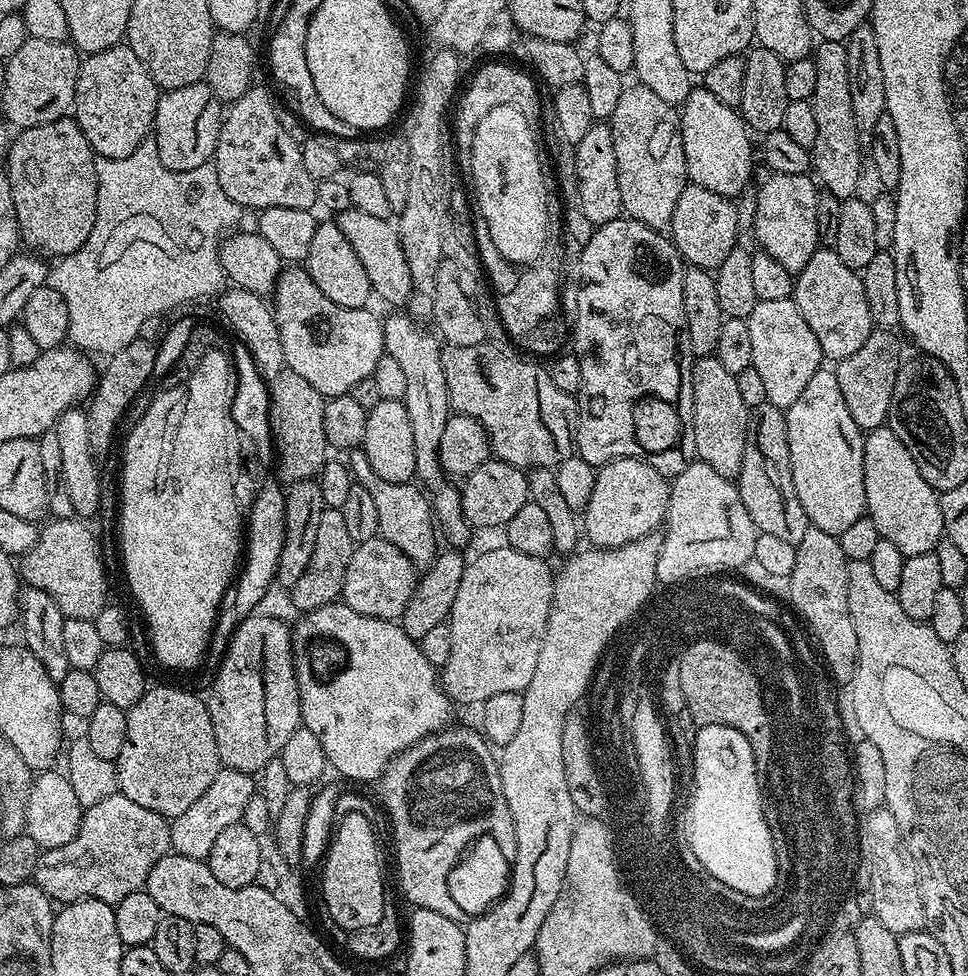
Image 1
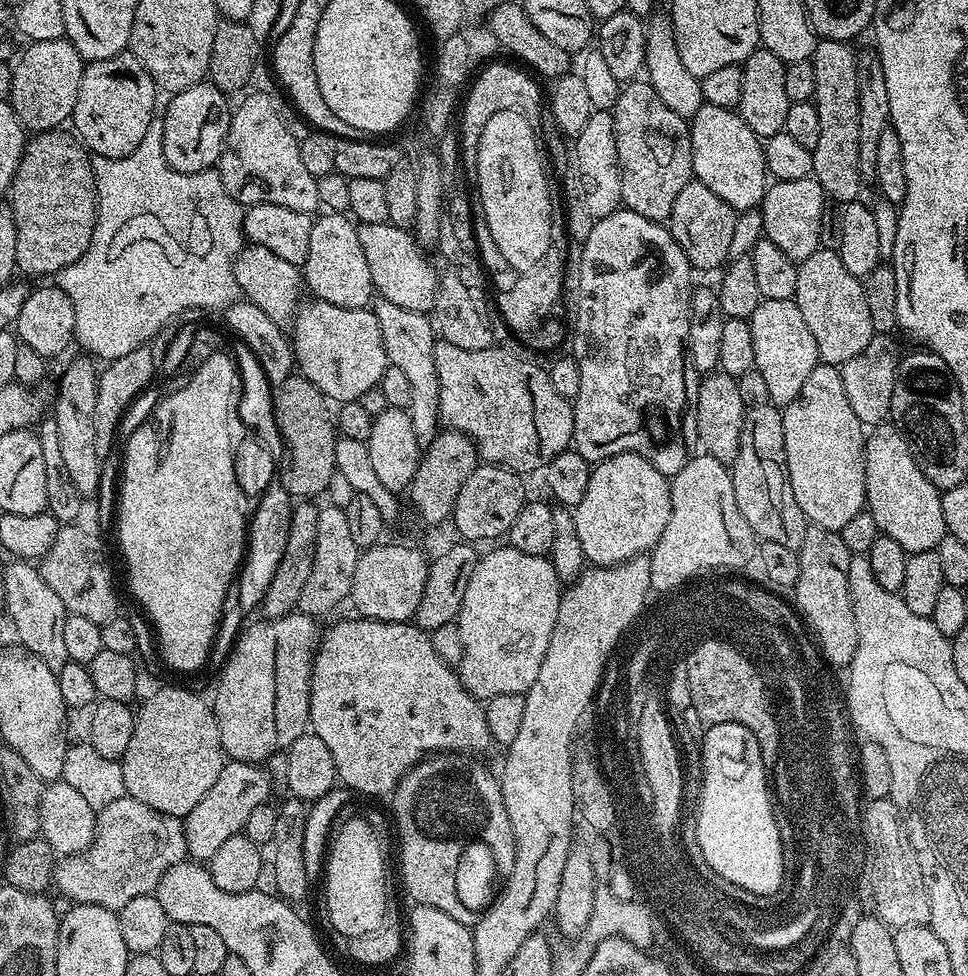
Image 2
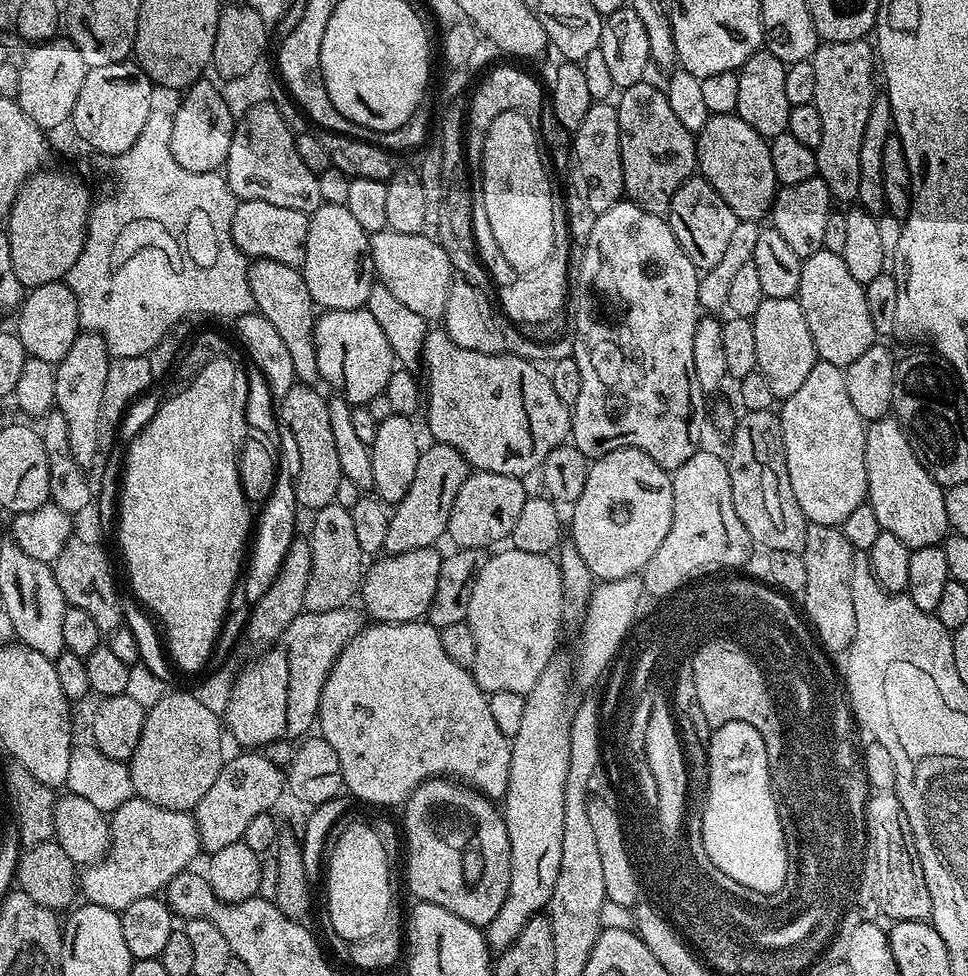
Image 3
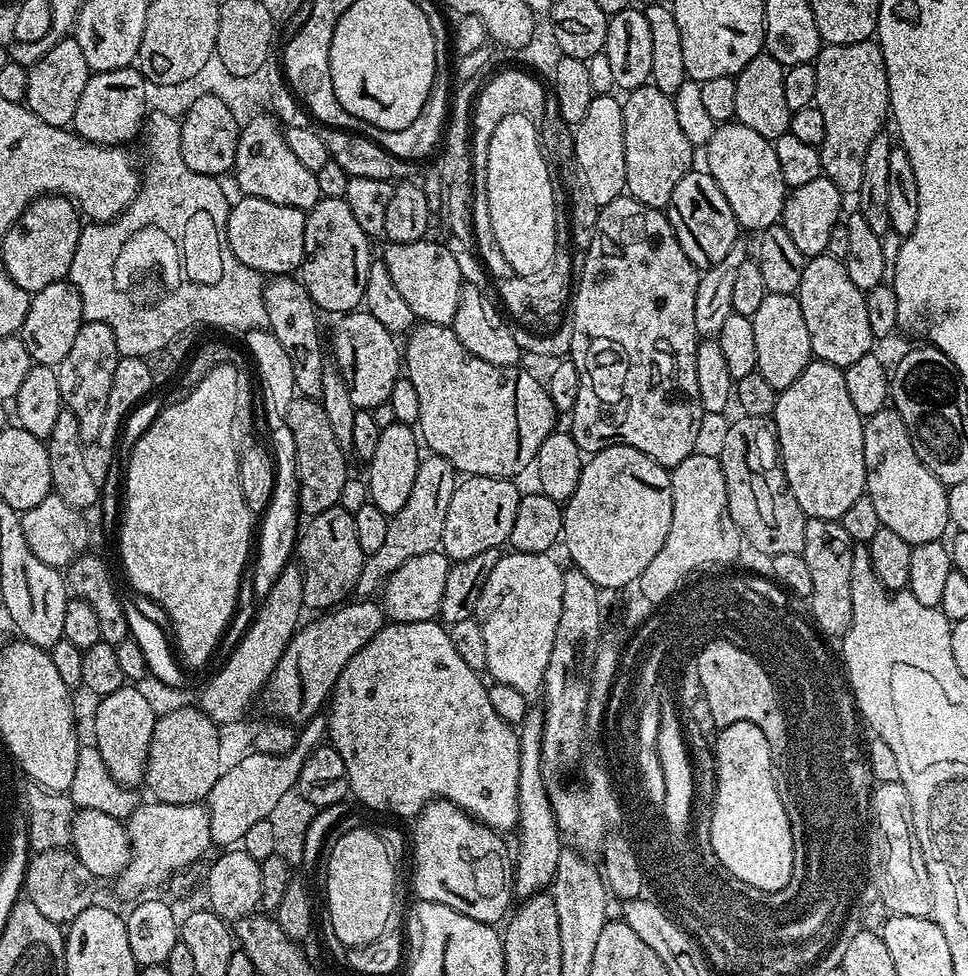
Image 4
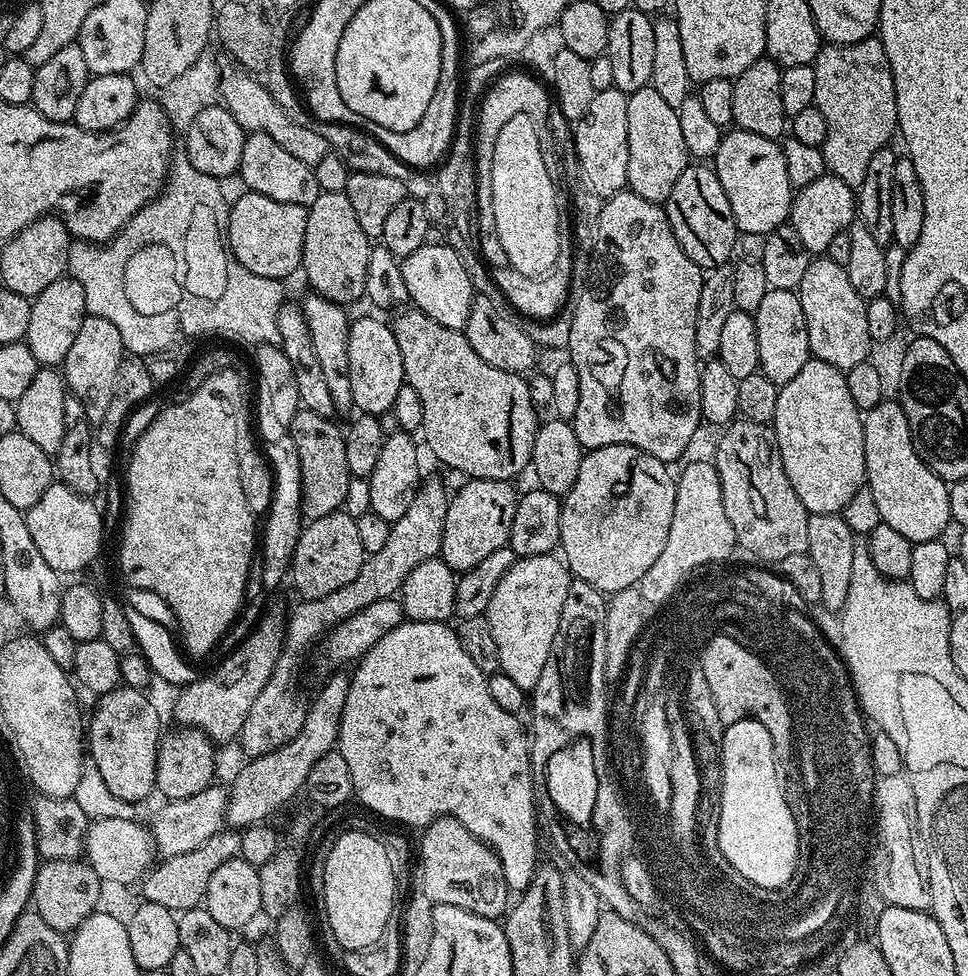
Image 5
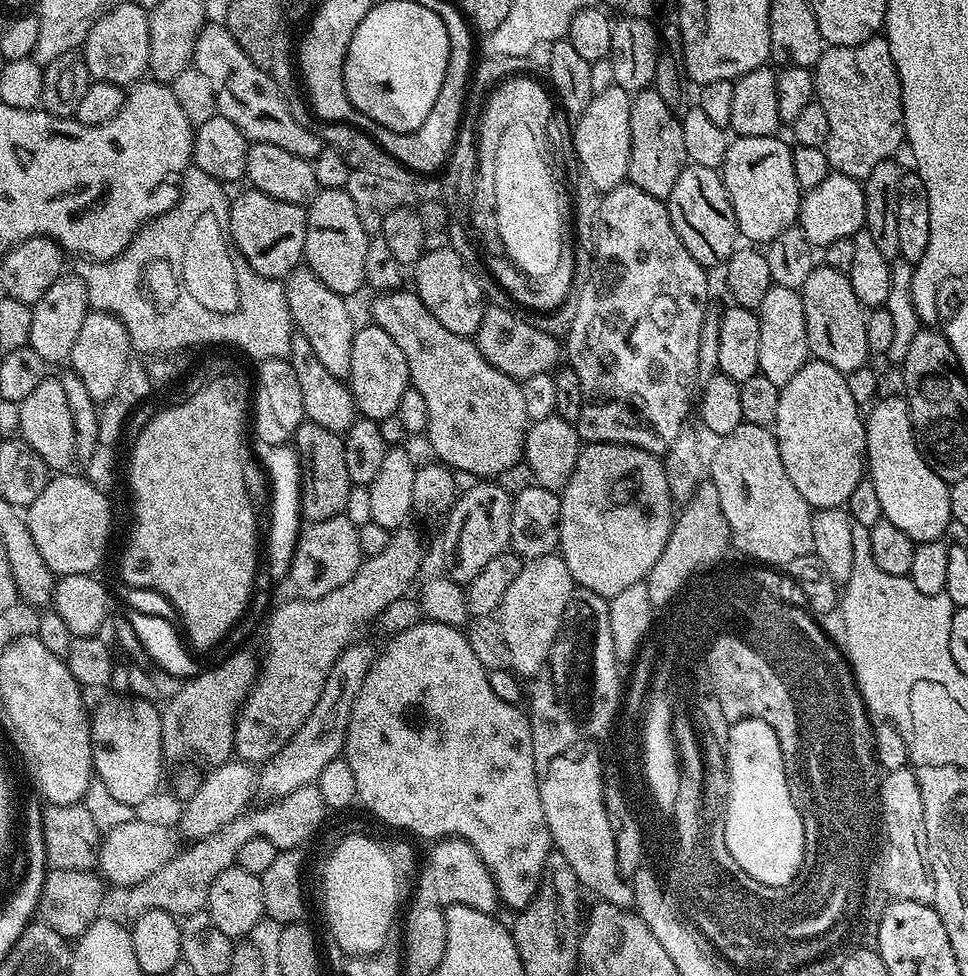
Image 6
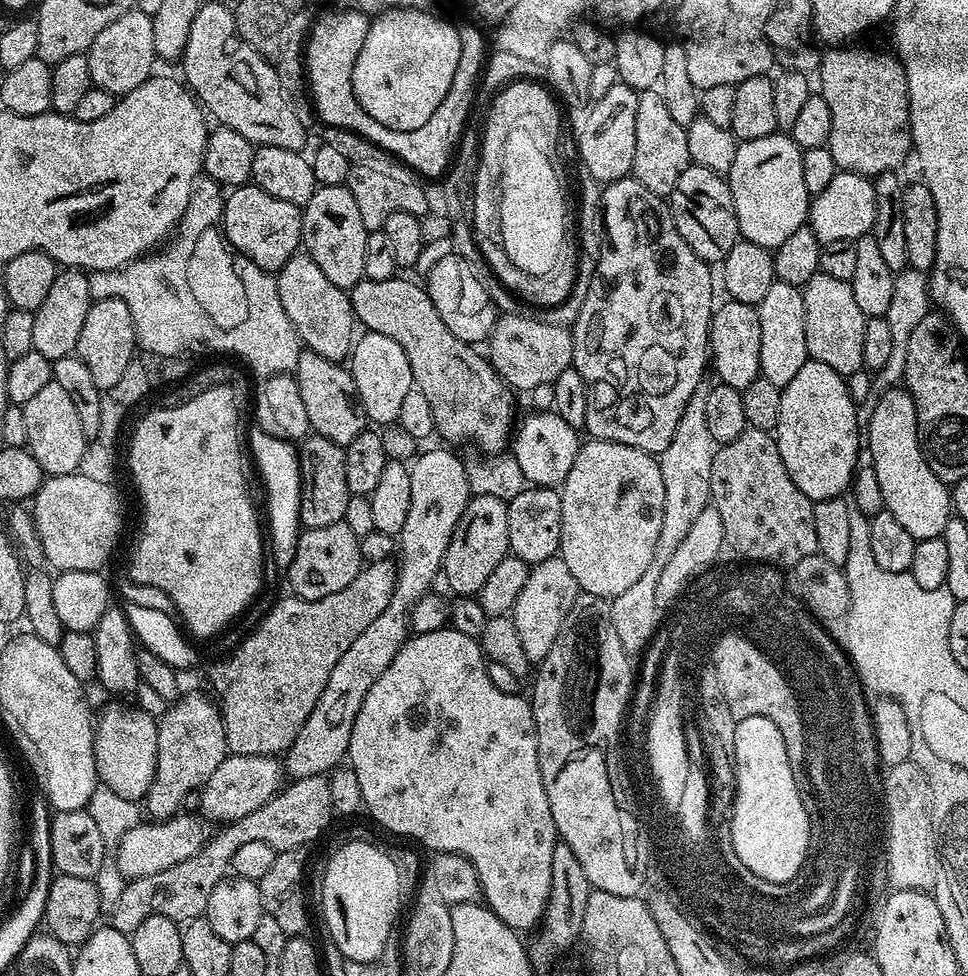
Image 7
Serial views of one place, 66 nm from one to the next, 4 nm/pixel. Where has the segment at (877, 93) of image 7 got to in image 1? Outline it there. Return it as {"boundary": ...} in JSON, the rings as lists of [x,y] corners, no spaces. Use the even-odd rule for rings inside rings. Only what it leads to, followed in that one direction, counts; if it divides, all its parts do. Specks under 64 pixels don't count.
{"boundary":[[[820,40],[814,48],[814,59],[818,70],[814,94],[812,95],[812,109],[814,119],[818,122],[818,134],[814,138],[811,171],[823,191],[834,194],[841,202],[851,200],[860,188],[860,147],[862,141],[858,134],[858,126],[854,118],[854,105],[850,102],[850,70],[846,66],[846,50],[844,44],[838,40]]]}

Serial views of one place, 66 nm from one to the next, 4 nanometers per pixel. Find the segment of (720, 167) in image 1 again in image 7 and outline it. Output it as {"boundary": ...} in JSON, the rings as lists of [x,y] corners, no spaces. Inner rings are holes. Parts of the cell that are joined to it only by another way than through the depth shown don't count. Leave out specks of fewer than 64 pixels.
{"boundary":[[[773,134],[737,143],[734,166],[730,166],[726,179],[743,239],[774,250],[782,246],[794,230],[805,227],[810,197],[802,175],[803,157],[802,149],[788,134]]]}

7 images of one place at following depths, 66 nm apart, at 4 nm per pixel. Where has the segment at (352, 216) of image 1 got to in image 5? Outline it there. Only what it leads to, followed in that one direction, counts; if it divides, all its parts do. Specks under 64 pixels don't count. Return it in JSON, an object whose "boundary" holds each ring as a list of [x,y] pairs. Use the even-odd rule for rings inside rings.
{"boundary":[[[443,242],[418,246],[414,254],[400,260],[400,269],[411,307],[434,318],[434,322],[439,322],[442,326],[462,330],[470,318],[474,291],[459,251],[455,247],[452,249],[449,244],[451,243]]]}

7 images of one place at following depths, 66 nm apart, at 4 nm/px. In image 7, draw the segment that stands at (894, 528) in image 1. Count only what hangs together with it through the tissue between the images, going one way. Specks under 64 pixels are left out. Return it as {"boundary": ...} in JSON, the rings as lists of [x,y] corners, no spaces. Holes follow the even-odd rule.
{"boundary":[[[907,387],[888,388],[880,397],[875,397],[876,405],[872,408],[868,420],[866,416],[866,452],[870,455],[870,463],[874,466],[874,474],[878,474],[878,482],[882,489],[882,498],[887,512],[898,518],[898,523],[905,528],[913,538],[925,540],[935,536],[943,536],[946,522],[952,516],[952,497],[949,485],[944,484],[930,470],[926,458],[920,449],[918,438],[918,418],[914,398],[909,394]]]}

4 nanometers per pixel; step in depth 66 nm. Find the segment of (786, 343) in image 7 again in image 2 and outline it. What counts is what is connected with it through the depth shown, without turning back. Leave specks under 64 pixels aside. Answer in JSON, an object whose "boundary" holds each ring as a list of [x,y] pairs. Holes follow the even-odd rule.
{"boundary":[[[795,299],[761,300],[750,323],[754,334],[754,371],[762,374],[766,381],[769,401],[777,406],[786,406],[798,398],[798,390],[802,390],[810,370],[821,363],[814,334],[810,334]]]}

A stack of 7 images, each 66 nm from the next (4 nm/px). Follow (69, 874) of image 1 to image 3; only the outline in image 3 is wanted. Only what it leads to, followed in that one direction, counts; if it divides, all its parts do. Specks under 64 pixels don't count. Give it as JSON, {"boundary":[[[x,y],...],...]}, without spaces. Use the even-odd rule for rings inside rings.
{"boundary":[[[133,798],[110,813],[108,853],[79,873],[78,888],[87,903],[121,913],[130,902],[138,902],[138,898],[163,893],[169,882],[201,852],[195,815],[162,810],[162,806]]]}

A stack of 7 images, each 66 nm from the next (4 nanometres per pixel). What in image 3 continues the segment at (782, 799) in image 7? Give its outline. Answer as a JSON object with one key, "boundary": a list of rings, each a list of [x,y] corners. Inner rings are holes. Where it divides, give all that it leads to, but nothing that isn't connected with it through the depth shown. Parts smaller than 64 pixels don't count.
{"boundary":[[[731,720],[722,726],[711,729],[706,743],[708,746],[709,782],[708,794],[702,800],[704,812],[702,811],[702,815],[700,816],[699,831],[700,838],[706,848],[706,853],[710,856],[711,861],[714,862],[714,866],[718,866],[718,870],[722,870],[722,874],[730,874],[730,878],[734,878],[734,882],[742,882],[742,886],[750,886],[750,890],[758,890],[762,894],[782,890],[782,886],[788,878],[788,848],[784,841],[783,826],[779,818],[779,810],[776,809],[776,798],[773,795],[772,788],[772,775],[768,773],[766,742],[762,742],[762,734],[758,734],[758,730],[754,730],[754,726],[750,726],[750,722]]]}

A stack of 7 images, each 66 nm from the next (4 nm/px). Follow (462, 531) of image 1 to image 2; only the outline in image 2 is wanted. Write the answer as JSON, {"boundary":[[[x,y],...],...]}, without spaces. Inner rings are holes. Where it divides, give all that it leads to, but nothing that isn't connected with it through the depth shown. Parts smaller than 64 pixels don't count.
{"boundary":[[[377,299],[374,311],[378,318],[378,330],[382,330],[382,346],[386,350],[389,365],[406,373],[411,387],[411,401],[407,412],[410,422],[414,422],[414,438],[422,446],[427,446],[441,427],[438,406],[438,370],[434,370],[434,350],[438,343],[434,324],[423,312],[406,310],[394,306],[394,302]]]}

